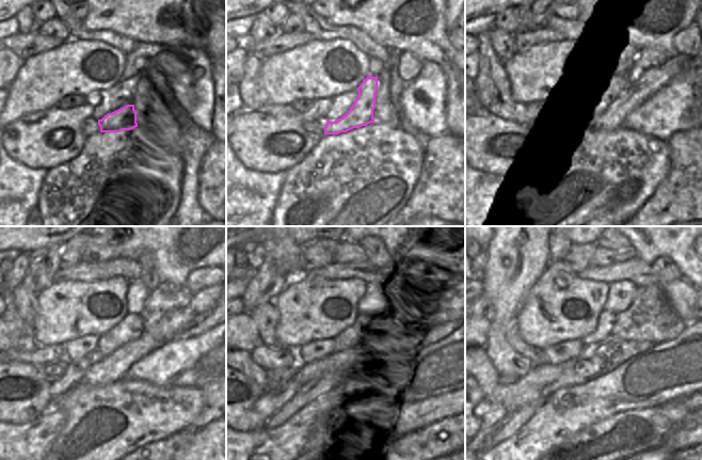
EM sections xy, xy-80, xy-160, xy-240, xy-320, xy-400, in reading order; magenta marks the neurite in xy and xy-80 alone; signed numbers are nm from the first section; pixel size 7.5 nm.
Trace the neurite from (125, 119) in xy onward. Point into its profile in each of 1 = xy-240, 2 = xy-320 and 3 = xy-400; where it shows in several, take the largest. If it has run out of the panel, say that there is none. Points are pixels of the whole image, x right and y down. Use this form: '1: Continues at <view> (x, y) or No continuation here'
1: Continues at xy-240 (130, 328)
2: Continues at xy-320 (369, 326)
3: Continues at xy-400 (606, 321)

